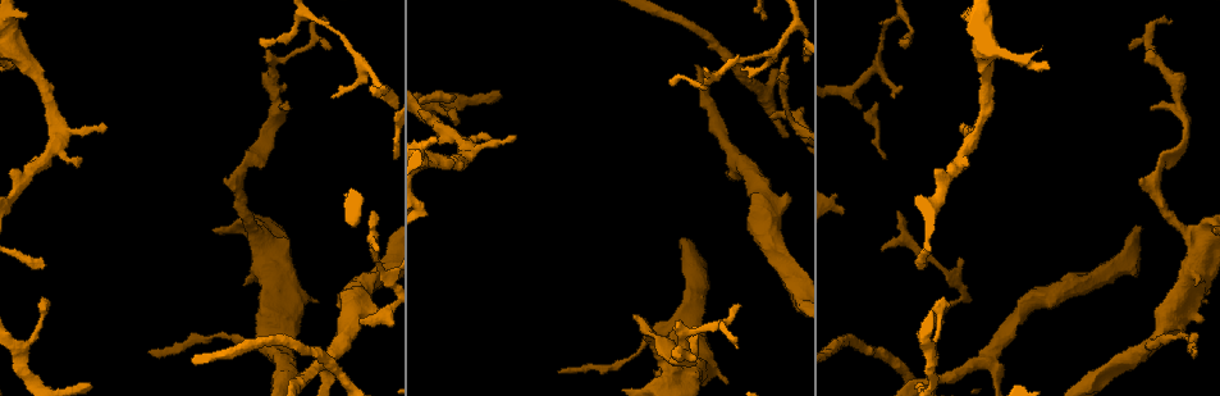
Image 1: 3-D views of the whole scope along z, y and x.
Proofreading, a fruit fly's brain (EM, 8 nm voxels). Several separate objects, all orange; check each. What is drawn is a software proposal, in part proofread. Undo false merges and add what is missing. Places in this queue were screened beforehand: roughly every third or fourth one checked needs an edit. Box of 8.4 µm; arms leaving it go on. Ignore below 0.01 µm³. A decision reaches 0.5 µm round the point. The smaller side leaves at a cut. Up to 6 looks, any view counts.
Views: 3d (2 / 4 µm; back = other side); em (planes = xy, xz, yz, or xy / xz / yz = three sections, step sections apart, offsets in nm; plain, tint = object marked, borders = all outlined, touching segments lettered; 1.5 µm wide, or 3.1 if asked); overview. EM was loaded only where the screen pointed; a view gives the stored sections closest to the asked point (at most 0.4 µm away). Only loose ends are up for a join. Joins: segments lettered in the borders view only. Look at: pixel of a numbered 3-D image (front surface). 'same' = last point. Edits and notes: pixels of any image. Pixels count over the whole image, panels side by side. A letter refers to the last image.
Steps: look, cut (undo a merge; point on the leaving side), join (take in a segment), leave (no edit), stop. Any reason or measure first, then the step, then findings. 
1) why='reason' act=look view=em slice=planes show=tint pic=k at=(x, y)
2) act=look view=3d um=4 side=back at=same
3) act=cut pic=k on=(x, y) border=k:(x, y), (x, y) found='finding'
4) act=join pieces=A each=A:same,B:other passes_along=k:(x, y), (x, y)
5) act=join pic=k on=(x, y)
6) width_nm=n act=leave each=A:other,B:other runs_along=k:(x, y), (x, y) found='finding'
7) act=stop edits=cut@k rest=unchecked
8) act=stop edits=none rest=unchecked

why='free end' act=look view=em slice=xy step=8 show=borders pic=1 at=(487, 137)

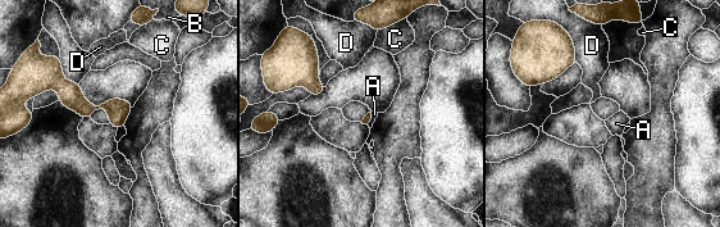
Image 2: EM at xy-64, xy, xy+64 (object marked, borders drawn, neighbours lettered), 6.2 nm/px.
why='another direction' act=look view=em slice=yz step=8 show=borders at=same

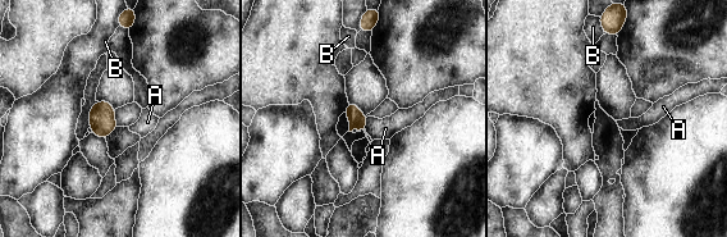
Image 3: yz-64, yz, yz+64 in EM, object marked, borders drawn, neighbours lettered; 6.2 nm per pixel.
act=leave each=A:other,B:other border=3:(367, 117), (365, 130) found='none of them fits'

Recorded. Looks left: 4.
why='free end' act=look view=em slice=xz step=8 show=borders pic=1 at=(909, 38)

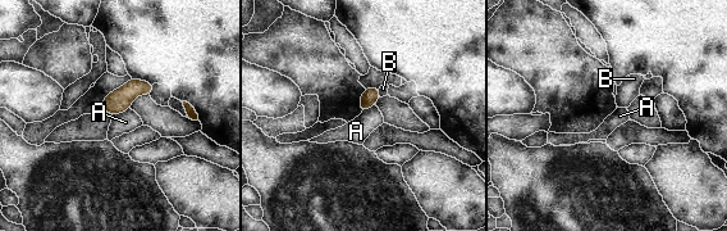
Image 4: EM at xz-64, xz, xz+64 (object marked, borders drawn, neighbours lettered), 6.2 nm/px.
why='another direction' act=look view=em slice=planes show=borders at=same

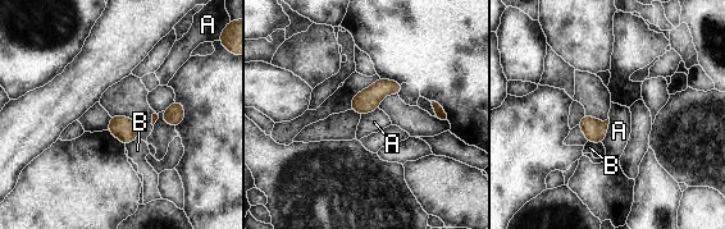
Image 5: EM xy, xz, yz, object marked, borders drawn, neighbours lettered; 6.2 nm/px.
act=leave each=A:other,B:other border=5:(609, 117), (607, 134), (602, 143) found='no lettered segment goes on from it'

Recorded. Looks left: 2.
why='an open end' act=look view=3d um=4 pic=1 at=(1195, 284)

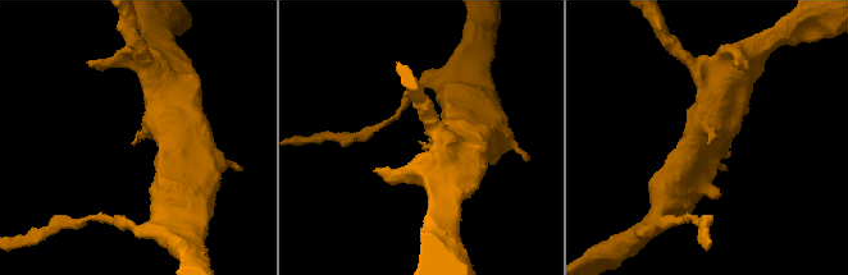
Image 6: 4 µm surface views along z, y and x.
why='now the EM' act=look view=em slice=planes show=borders pic=6 at=(422, 142)

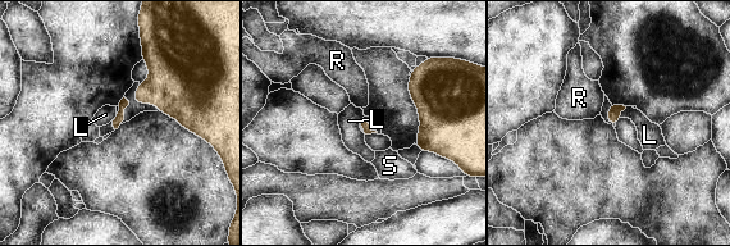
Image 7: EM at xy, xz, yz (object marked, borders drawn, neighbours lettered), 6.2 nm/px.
act=leave each=L:other,R:other,S:other border=7:(626, 106), (620, 117) found='none of them fits'

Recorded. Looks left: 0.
act=stop edits=none rest=unchecked

